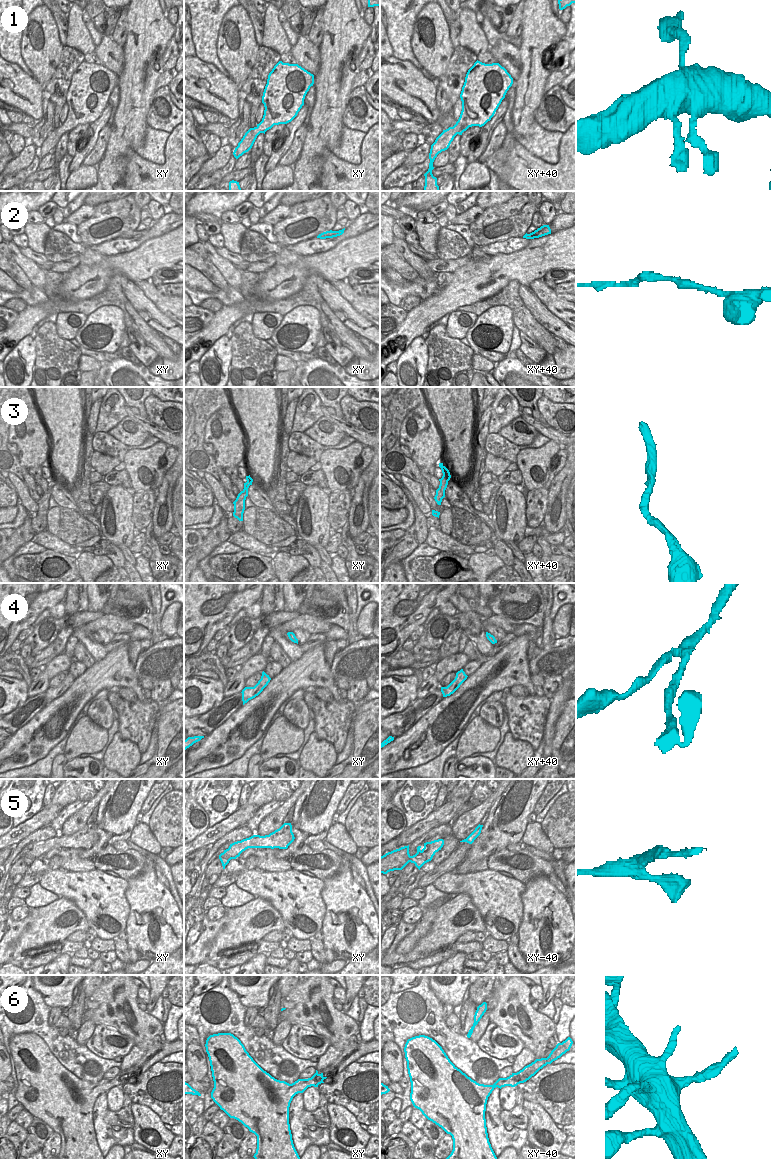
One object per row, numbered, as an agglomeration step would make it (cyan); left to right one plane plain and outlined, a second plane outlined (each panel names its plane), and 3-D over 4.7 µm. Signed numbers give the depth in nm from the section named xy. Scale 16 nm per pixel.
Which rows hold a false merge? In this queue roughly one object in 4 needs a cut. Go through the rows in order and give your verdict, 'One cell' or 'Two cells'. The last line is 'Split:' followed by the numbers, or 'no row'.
1: One cell
2: One cell
3: One cell
4: One cell
5: One cell
6: One cell
Split: no row

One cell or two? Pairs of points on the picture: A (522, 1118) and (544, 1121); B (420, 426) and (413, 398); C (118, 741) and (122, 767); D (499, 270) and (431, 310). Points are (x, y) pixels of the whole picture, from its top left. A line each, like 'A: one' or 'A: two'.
A: two
B: two
C: one
D: one

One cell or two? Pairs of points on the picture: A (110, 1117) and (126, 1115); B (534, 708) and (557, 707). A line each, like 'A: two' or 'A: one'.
A: one
B: two

